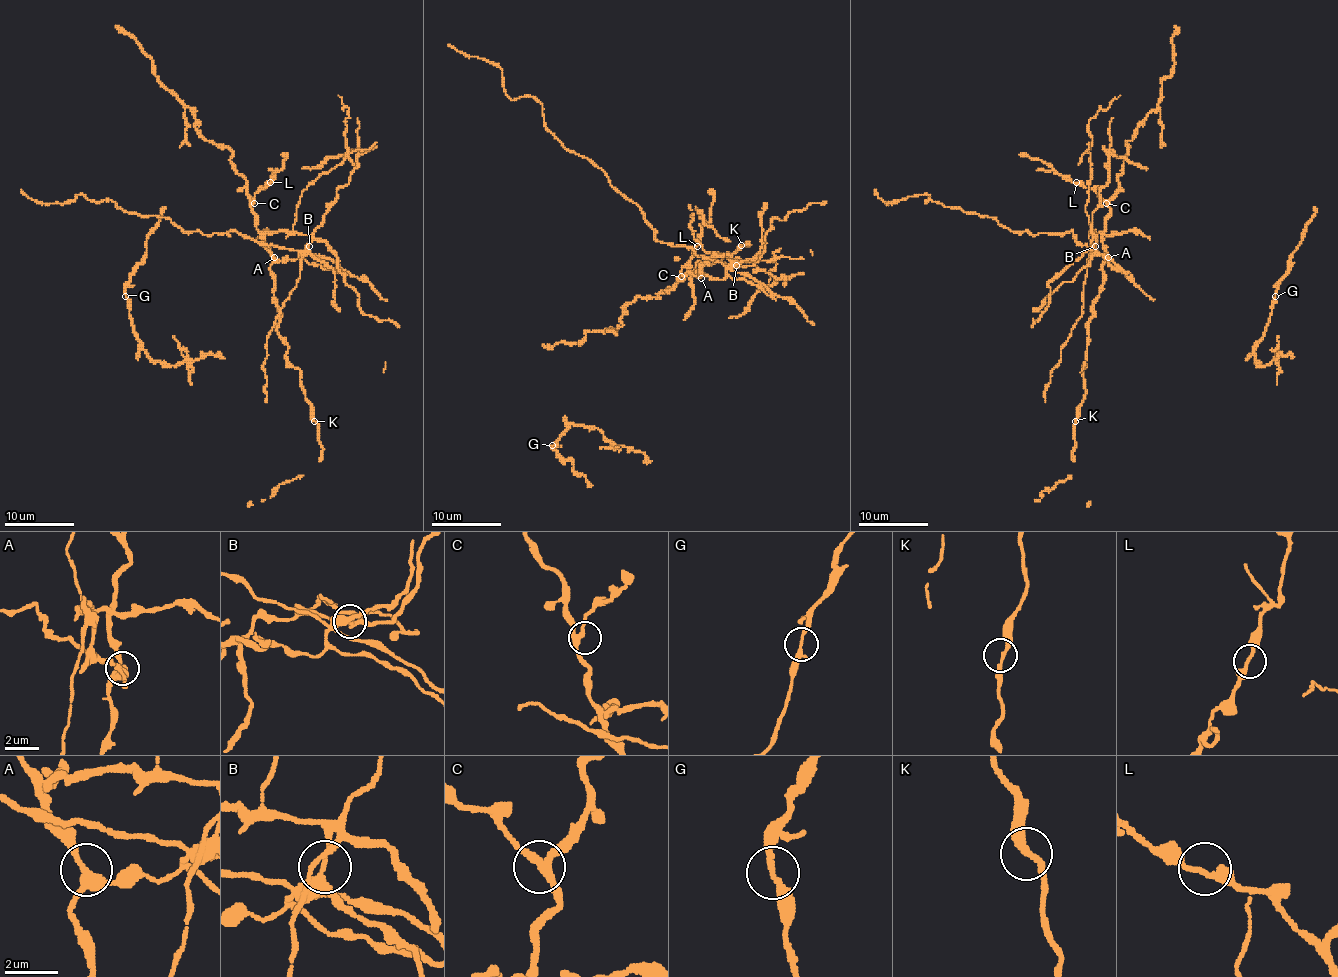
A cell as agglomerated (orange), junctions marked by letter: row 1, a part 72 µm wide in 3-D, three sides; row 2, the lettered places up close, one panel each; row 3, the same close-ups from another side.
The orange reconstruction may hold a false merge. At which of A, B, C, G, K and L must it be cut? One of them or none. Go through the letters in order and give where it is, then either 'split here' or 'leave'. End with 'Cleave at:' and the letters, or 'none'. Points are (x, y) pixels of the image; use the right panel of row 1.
A: (1108, 257) | leave
B: (1095, 246) | split here
C: (1106, 203) | leave
G: (1275, 296) | leave
K: (1075, 421) | leave
L: (1076, 182) | leave
Cleave at: B

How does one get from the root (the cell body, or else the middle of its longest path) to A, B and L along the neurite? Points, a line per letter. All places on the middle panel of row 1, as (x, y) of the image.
A: (659, 293), (673, 288), (687, 272), (701, 278)
B: (659, 293), (673, 288), (678, 279), (699, 264), (725, 262), (735, 266)
L: (659, 293), (673, 288), (681, 267), (697, 246)

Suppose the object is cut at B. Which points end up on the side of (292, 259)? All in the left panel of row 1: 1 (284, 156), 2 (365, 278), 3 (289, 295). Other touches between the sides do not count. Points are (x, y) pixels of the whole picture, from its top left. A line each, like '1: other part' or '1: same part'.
1: same part
2: same part
3: other part

